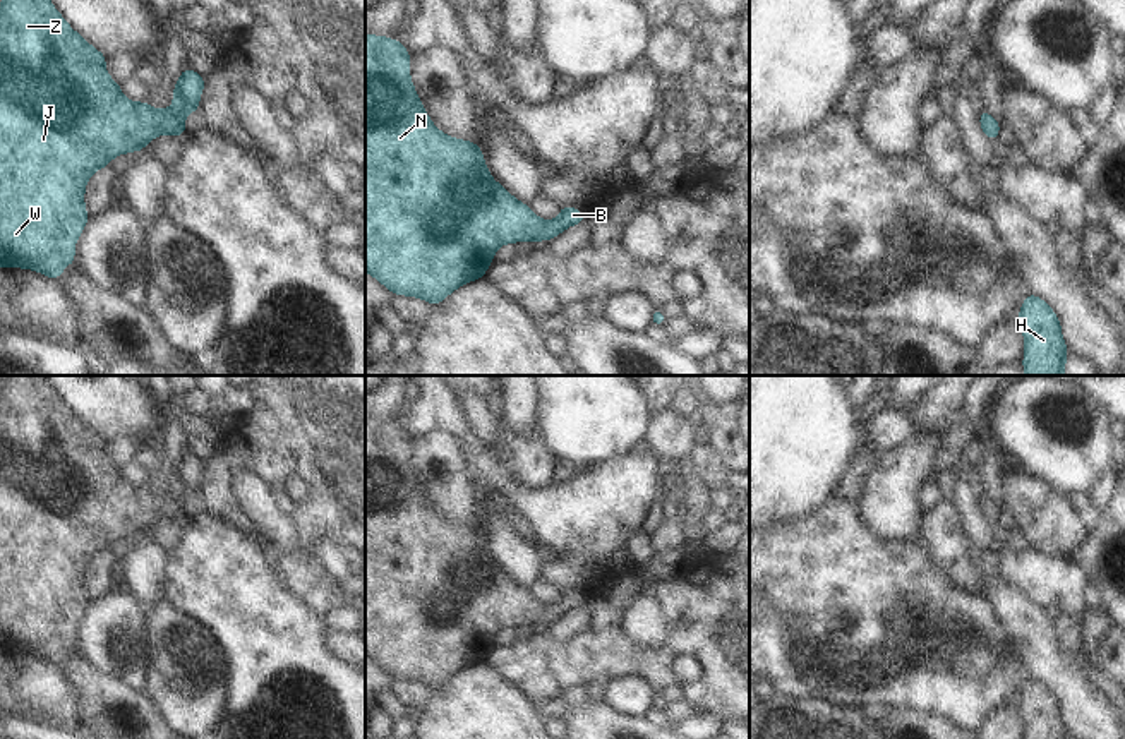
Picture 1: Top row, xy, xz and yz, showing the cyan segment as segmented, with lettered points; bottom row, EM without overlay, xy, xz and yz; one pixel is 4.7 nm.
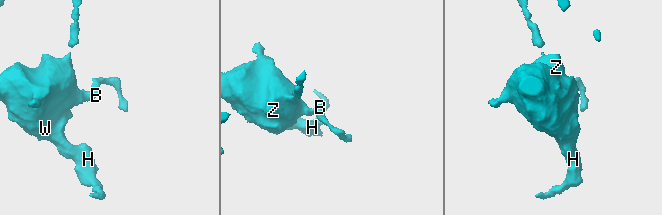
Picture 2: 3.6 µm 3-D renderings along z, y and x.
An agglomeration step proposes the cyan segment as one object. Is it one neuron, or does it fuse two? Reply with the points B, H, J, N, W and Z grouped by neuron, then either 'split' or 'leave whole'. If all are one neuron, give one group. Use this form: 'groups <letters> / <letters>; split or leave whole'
groups B H J N W Z; leave whole

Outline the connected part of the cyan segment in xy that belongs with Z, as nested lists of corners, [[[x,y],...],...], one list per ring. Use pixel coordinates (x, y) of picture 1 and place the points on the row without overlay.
[[[3,376],[0,389],[0,652],[36,653],[58,664],[65,650],[77,650],[74,629],[89,598],[84,590],[87,562],[123,537],[142,535],[158,518],[185,520],[185,499],[199,497],[206,470],[190,451],[180,456],[173,489],[154,494],[132,487],[105,456],[106,439],[77,418],[43,376]]]

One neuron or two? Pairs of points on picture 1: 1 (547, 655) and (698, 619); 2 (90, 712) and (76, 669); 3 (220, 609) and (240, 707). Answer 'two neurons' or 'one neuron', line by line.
1: one neuron
2: one neuron
3: one neuron

